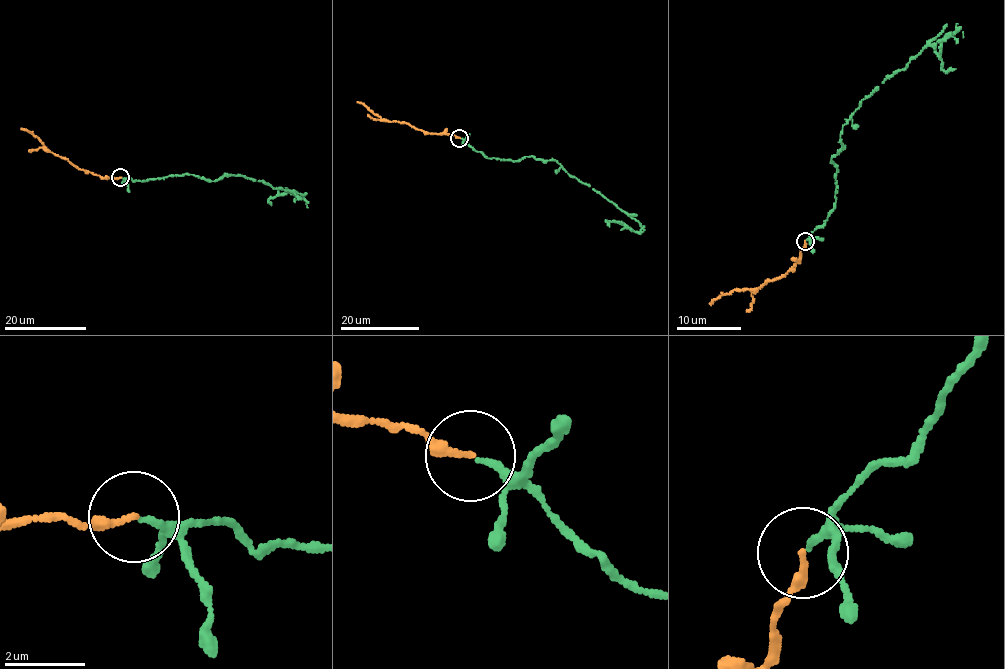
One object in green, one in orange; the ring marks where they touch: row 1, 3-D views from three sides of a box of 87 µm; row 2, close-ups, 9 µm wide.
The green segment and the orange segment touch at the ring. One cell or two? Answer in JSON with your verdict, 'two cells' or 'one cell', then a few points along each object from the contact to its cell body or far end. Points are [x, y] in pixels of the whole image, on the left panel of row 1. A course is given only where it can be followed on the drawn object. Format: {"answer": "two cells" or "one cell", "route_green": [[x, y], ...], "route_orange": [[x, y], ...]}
{"answer": "one cell", "route_green": [[121, 178], [143, 181], [190, 174], [215, 181], [240, 175], [306, 193], [271, 197], [271, 205]], "route_orange": [[120, 177], [101, 177], [78, 169], [67, 159], [49, 152], [37, 137], [21, 128]]}

